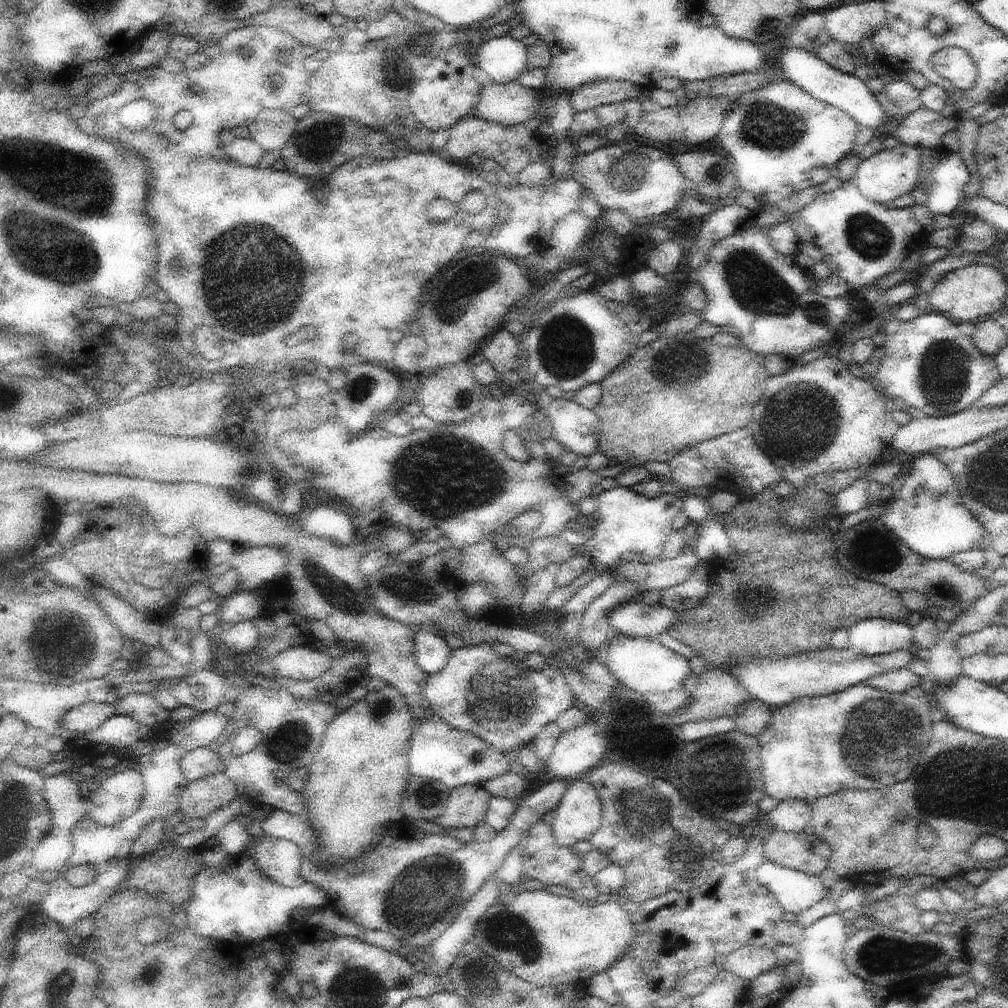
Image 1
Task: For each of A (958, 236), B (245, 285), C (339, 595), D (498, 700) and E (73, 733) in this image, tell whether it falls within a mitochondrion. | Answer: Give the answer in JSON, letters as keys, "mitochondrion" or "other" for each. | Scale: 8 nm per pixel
{"A":"other","B":"mitochondrion","C":"mitochondrion","D":"mitochondrion","E":"other"}

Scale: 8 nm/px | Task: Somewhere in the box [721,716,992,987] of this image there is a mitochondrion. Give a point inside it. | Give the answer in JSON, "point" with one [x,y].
{"point":[882,951]}

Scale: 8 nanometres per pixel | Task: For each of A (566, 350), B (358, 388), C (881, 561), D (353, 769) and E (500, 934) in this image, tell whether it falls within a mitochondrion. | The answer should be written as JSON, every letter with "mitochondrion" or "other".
{"A":"mitochondrion","B":"mitochondrion","C":"other","D":"other","E":"mitochondrion"}

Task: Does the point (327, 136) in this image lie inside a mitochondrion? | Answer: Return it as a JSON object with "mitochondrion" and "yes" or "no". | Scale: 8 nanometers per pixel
{"mitochondrion":"yes"}

